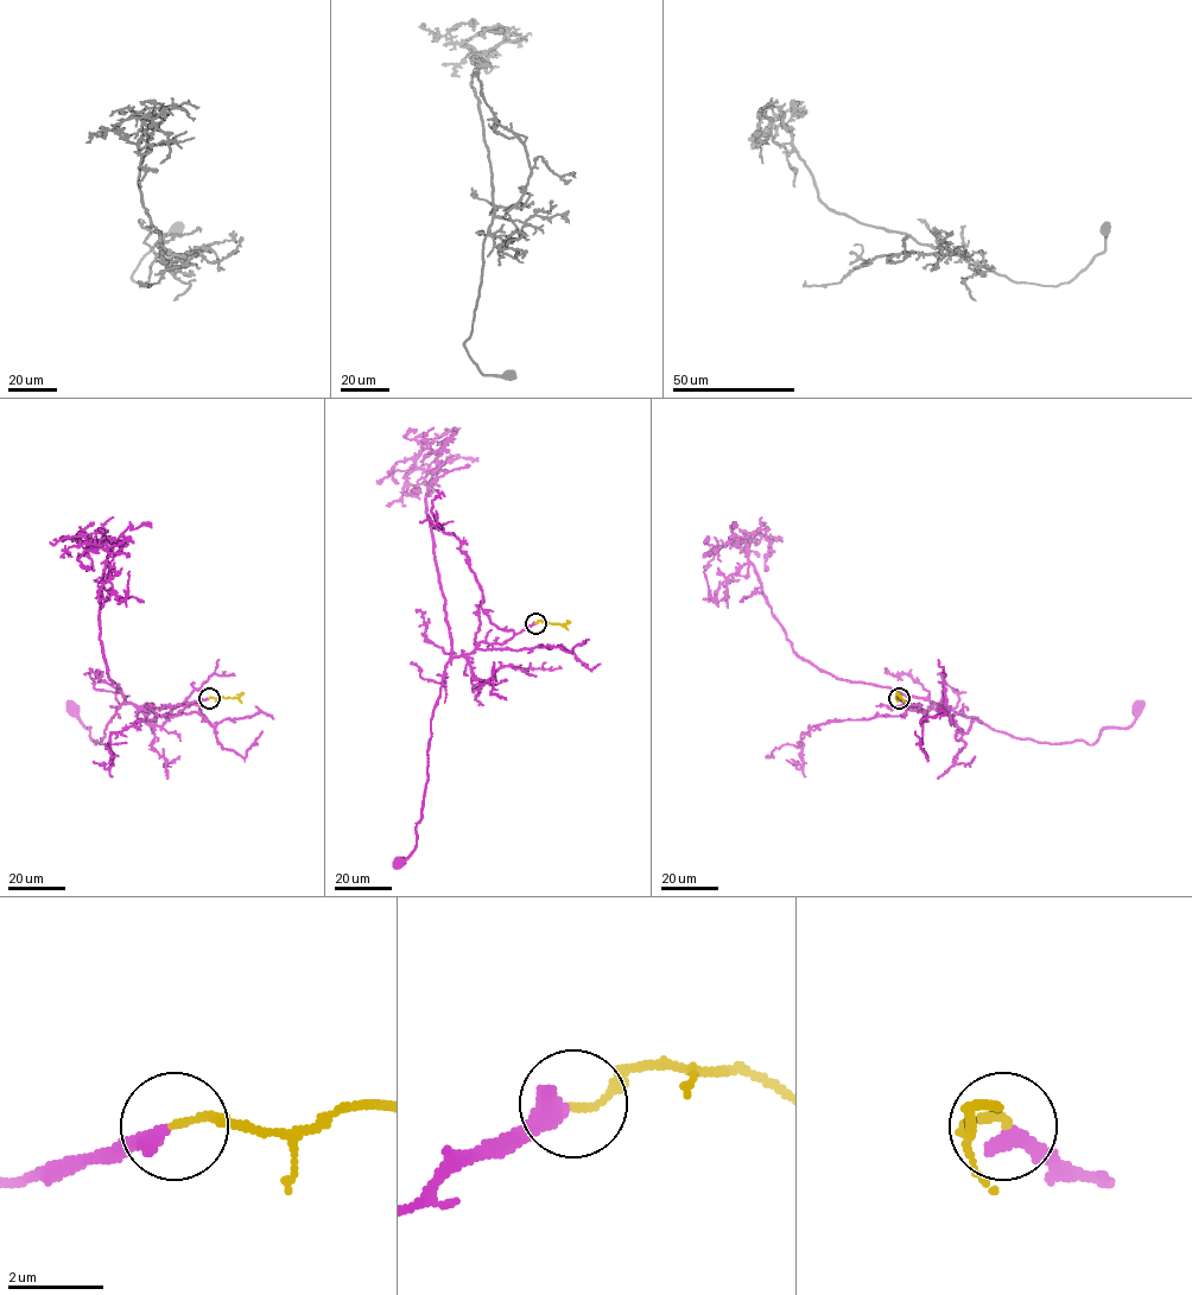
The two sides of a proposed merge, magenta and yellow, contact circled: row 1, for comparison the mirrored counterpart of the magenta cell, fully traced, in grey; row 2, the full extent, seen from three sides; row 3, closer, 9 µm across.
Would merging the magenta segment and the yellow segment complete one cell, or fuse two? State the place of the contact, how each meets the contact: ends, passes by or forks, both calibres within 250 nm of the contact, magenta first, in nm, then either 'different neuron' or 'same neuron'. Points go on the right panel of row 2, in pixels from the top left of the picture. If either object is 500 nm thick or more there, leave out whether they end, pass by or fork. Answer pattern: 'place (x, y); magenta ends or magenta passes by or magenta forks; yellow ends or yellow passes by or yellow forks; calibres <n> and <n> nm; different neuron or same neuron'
place (899, 698); magenta ends; yellow ends; calibres 440 and 150 nm; same neuron

